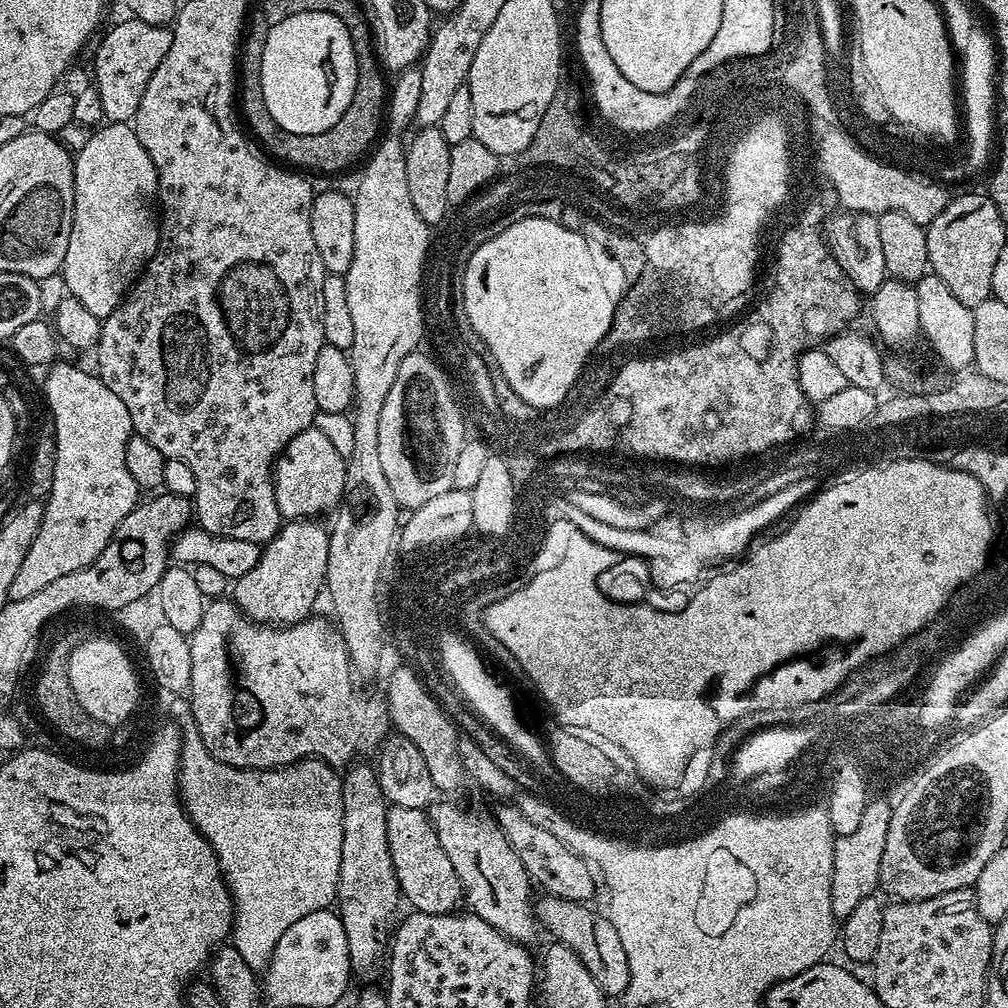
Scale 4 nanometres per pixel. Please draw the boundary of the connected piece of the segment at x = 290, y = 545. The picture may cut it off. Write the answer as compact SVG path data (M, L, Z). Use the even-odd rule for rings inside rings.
M315 519L293 520L263 545L258 566L235 577L230 596L250 620L265 626L300 624L313 615L312 607L322 596L328 578L329 529Z

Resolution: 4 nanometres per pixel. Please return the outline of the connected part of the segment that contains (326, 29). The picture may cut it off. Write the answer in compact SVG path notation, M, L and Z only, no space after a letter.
M303 12L271 25L267 31L268 37L264 40L264 49L261 50L260 54L258 53L258 65L262 84L262 98L266 98L266 110L270 110L270 118L274 118L274 122L278 122L278 126L282 126L282 130L286 130L290 134L309 136L310 134L322 134L322 130L330 130L330 126L334 126L334 122L338 122L338 118L342 118L346 106L350 106L356 89L356 55L346 26L342 22L338 22L338 18L334 18L332 13Z

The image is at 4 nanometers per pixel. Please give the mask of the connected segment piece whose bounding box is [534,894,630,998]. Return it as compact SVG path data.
M541 895L535 901L534 911L539 927L544 928L552 935L553 941L570 946L590 970L590 978L598 982L598 986L604 991L605 997L623 997L630 982L630 962L626 962L626 949L618 938L618 930L605 916L603 911L591 912L589 905L575 900L564 900L560 896Z

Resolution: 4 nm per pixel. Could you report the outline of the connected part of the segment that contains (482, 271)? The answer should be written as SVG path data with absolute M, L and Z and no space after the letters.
M528 214L520 220L514 222L508 229L503 230L497 237L484 240L476 245L474 254L468 260L468 265L464 268L464 312L466 318L475 323L476 327L484 330L484 335L493 347L497 355L500 356L506 370L512 372L512 379L518 382L519 390L524 395L524 399L530 399L538 403L561 402L561 394L567 392L566 386L571 383L574 370L584 368L584 355L589 347L598 349L602 341L607 337L610 326L614 322L614 310L612 300L608 300L608 292L604 292L604 284L600 284L600 272L592 268L592 256L588 252L593 245L590 240L583 236L583 231L570 230L558 222L550 222L542 218L539 214Z

